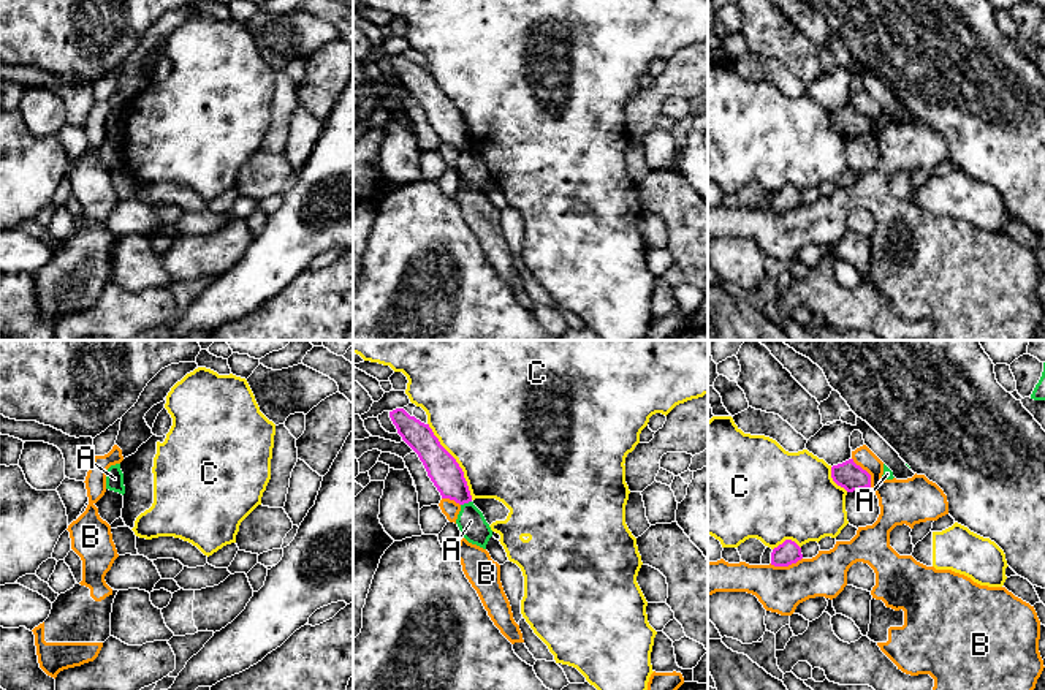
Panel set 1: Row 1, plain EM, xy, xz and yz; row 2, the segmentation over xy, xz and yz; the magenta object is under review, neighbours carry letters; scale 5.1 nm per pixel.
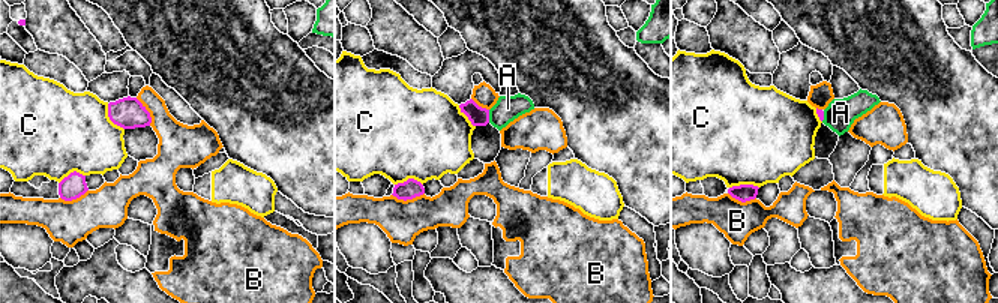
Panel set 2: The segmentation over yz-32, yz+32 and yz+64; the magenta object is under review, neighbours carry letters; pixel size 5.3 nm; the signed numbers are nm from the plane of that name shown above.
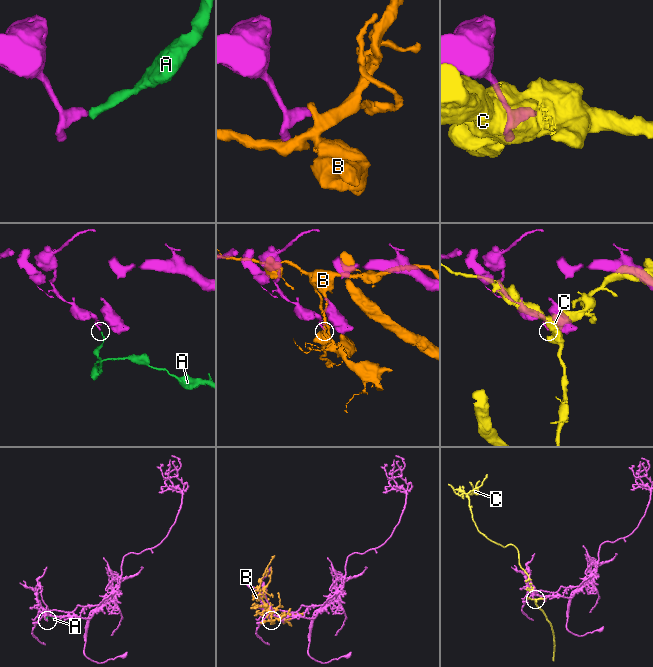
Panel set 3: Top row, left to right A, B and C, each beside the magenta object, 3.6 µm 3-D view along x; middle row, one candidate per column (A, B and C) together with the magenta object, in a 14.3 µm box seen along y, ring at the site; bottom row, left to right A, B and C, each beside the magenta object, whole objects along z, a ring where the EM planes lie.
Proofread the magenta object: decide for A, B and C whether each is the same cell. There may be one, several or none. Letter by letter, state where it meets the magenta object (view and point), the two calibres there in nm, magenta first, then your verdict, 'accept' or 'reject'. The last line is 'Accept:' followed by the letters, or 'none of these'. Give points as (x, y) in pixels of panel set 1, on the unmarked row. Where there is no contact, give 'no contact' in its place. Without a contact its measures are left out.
A: contact xz (466, 147); calibres 160 and 140 nm; reject
B: contact yz (866, 117); calibres 140 and 220 nm; reject
C: contact xz (455, 106); calibres 160 and 480 nm; reject
Accept: none of these

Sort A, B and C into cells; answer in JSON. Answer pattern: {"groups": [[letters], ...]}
{"groups": [["A"], ["B"], ["C"]]}

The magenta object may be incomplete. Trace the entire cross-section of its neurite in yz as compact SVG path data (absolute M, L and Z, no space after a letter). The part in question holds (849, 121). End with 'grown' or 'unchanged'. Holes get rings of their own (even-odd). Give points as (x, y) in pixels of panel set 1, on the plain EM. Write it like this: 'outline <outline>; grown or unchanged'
outline M849 104L842 109L831 112L833 127L844 133L847 138L871 133L871 120L860 111Z; unchanged

